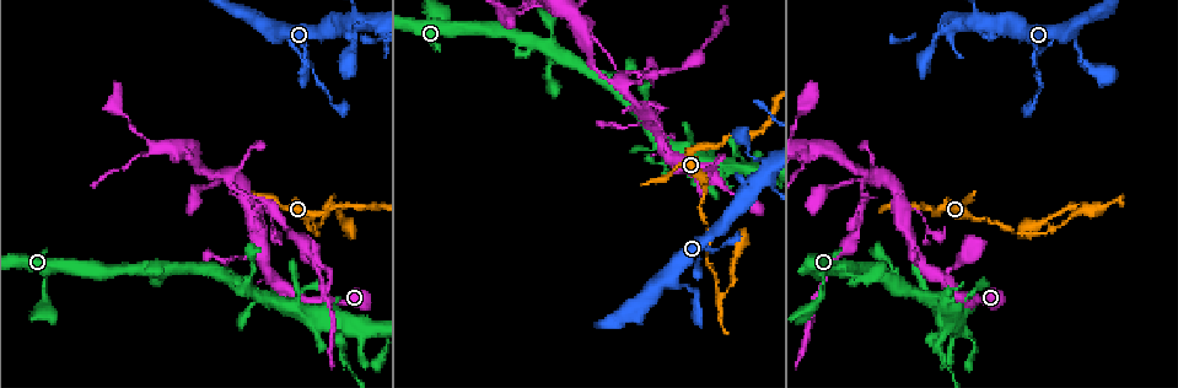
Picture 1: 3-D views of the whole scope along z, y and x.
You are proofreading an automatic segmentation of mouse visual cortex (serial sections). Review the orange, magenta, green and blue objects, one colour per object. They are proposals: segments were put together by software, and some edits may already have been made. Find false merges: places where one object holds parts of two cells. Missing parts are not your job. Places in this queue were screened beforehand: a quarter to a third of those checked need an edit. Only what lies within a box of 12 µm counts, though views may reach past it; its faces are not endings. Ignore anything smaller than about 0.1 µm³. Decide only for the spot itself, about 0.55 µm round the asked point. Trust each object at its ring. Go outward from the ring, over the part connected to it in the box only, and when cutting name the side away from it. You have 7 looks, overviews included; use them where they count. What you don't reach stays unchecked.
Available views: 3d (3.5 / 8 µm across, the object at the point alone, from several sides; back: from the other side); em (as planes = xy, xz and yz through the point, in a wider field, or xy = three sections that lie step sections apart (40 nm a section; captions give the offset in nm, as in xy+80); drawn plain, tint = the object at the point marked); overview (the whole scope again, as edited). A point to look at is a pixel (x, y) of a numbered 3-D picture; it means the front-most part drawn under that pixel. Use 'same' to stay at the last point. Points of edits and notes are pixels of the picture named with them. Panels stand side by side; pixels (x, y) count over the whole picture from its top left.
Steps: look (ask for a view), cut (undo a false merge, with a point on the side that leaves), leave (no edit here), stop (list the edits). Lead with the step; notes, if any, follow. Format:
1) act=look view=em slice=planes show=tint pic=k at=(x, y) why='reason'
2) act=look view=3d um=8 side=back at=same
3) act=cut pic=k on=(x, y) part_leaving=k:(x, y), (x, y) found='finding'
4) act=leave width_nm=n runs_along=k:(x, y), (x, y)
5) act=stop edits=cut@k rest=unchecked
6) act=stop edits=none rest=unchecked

act=look view=3d um=3.5 side=back pic=1 at=(623, 82) why='calibre changes'

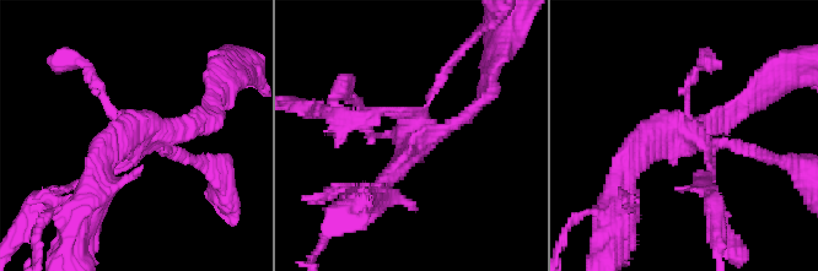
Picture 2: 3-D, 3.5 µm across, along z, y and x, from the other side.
act=look view=em slice=planes show=plain pic=2 at=(686, 128) why='now the EM'

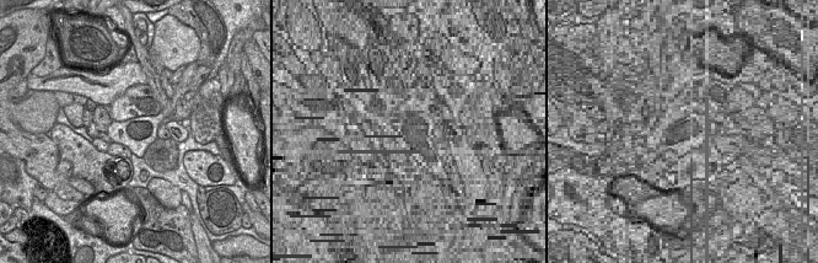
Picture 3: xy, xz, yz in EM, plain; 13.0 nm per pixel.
act=look view=em slice=planes show=tint at=same

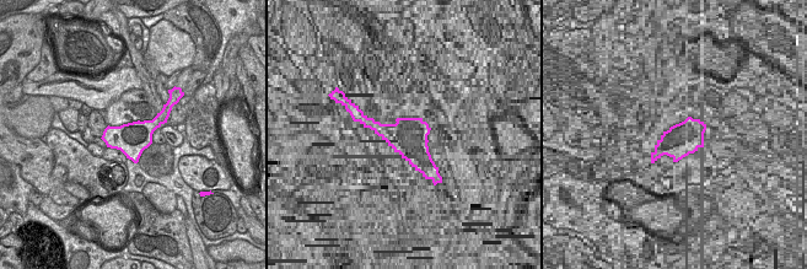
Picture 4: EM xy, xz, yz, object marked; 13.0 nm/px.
act=leave runs_along=2:(377, 190), (410, 137), (479, 102) found='all the same cell'

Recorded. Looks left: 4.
act=look view=3d um=3.5 side=back pic=1 at=(307, 222) why='a narrow waist'

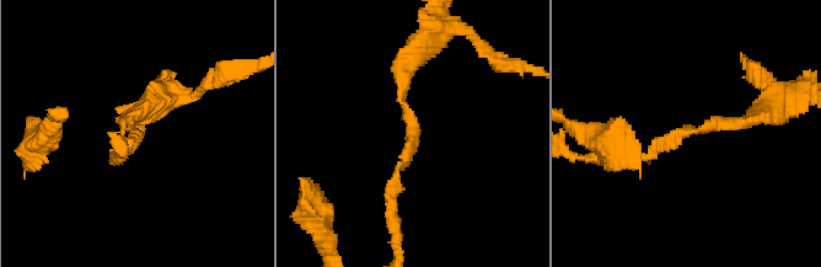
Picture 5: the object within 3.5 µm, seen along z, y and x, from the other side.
act=look view=em slice=xy step=2 show=tint pic=5 at=(408, 125) arm_widths_nm=100,200

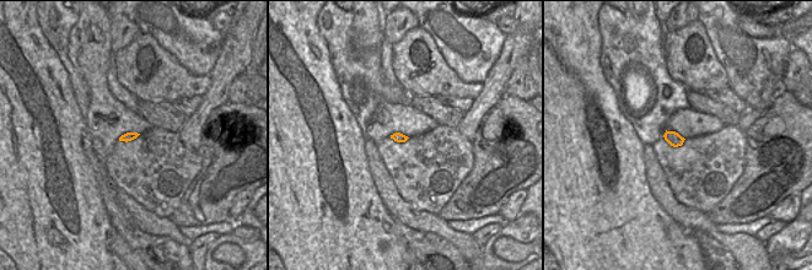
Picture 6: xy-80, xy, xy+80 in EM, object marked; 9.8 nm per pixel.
act=leave runs_along=5:(762, 112), (629, 154) found='one cell here'

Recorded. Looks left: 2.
act=look view=3d um=8 pic=1 at=(725, 292) why='sharp bend'

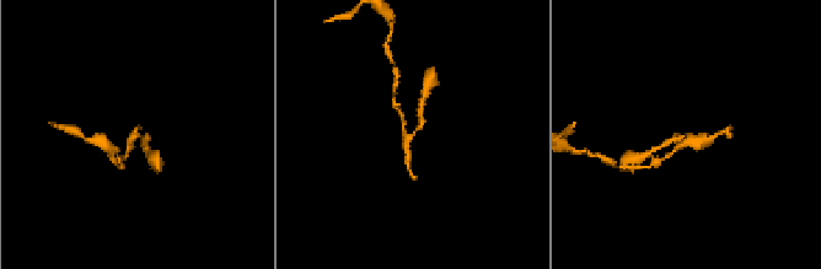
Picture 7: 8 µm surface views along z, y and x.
act=look view=em slice=xy step=5 show=tint pic=7 at=(136, 134) why='need the tissue'

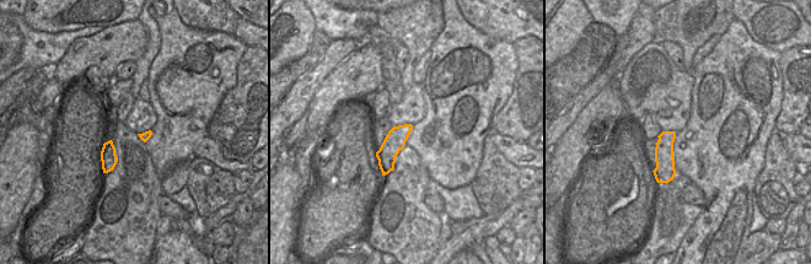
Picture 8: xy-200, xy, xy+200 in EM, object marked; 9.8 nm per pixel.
act=leave width_nm=220 found='one cell here'

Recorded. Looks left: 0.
act=stop edits=none rest=unchecked

